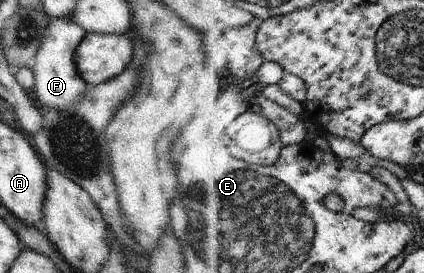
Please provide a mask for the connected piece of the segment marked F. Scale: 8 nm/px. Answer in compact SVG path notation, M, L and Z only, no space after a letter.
M73 16L50 18L42 44L32 64L34 92L44 107L65 109L86 92L87 82L77 71L74 60L74 53L86 33L87 31L73 19Z

